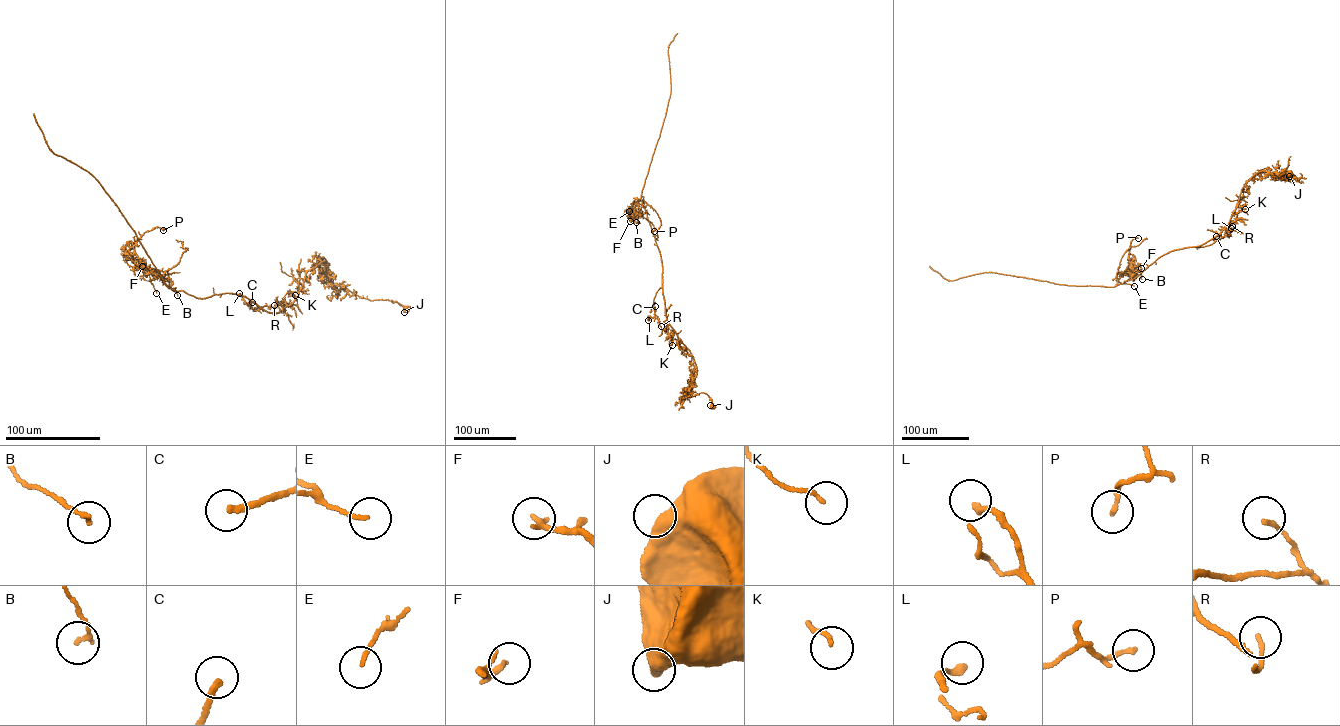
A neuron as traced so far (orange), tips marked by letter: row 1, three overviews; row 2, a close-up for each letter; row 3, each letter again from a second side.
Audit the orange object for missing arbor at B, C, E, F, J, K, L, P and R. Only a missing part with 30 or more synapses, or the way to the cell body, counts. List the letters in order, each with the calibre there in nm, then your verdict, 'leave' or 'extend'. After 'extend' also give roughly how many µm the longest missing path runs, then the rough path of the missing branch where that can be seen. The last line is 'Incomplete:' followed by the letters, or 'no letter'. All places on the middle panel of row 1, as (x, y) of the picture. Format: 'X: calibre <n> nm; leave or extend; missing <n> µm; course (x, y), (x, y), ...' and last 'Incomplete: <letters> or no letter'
B: calibre 150 nm; leave
C: calibre 220 nm; leave
E: calibre 110 nm; leave
F: calibre 200 nm; leave
J: calibre 750 nm; leave
K: calibre 130 nm; leave
L: calibre 150 nm; leave
P: calibre 160 nm; leave
R: calibre 120 nm; leave
Incomplete: no letter

